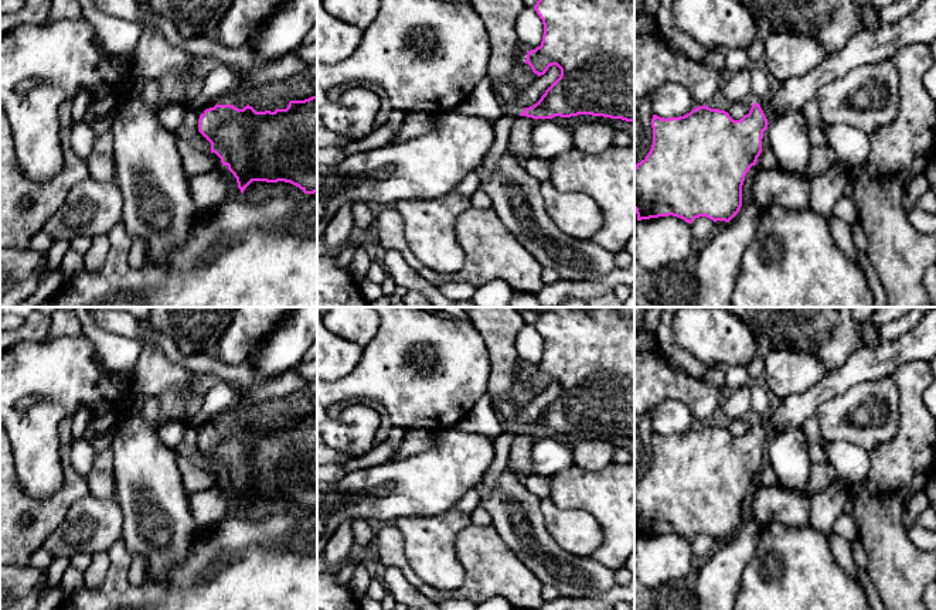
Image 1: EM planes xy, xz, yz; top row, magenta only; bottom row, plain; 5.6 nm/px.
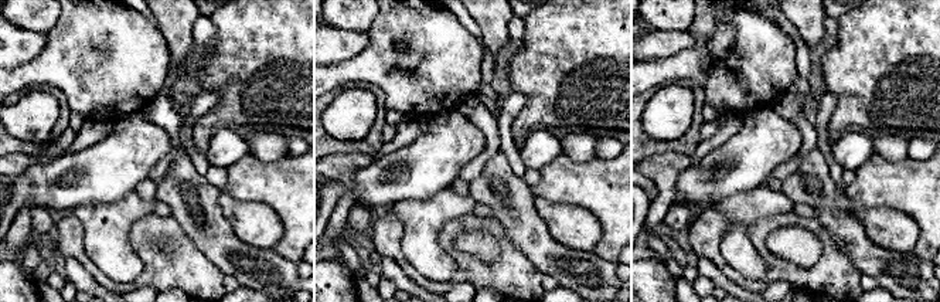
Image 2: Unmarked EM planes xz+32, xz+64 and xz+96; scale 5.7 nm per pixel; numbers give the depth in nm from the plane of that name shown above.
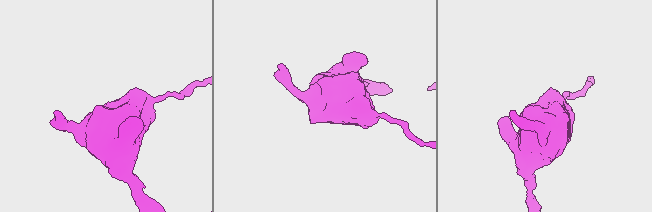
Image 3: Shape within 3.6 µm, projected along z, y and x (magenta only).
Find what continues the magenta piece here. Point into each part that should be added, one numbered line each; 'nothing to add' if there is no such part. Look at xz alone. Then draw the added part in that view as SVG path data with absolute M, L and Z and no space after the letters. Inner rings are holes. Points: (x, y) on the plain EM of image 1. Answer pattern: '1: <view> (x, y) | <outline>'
1: xz (520, 455) | M517 433L517 437L511 446L506 470L511 474L532 474L531 468L531 453L535 443L535 436L527 433Z

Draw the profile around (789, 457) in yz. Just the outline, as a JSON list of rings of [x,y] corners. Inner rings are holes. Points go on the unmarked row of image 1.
[[[783,427],[767,442],[770,466],[776,476],[776,484],[810,495],[810,456],[806,436],[801,427]]]

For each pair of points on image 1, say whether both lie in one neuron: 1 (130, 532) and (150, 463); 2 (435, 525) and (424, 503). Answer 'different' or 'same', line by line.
1: same
2: different

